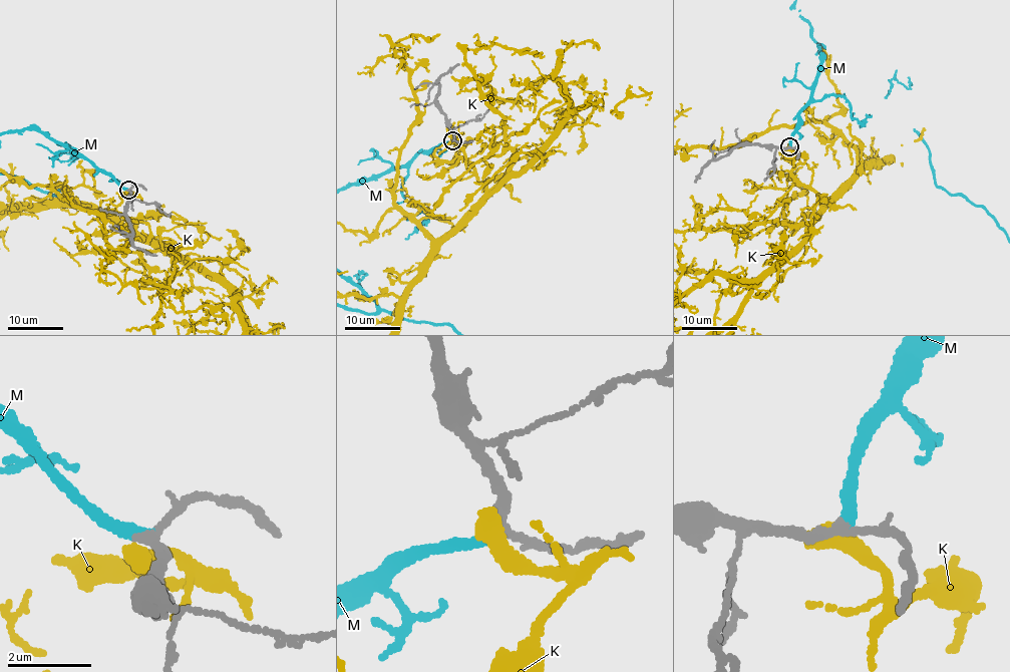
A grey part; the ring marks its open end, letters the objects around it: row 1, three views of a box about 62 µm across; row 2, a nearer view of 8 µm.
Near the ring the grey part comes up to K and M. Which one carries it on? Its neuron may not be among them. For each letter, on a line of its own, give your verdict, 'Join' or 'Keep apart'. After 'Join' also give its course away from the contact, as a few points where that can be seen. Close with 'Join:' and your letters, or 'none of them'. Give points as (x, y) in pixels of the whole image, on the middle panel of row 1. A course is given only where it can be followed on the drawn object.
K: Keep apart
M: Join
Join: M

